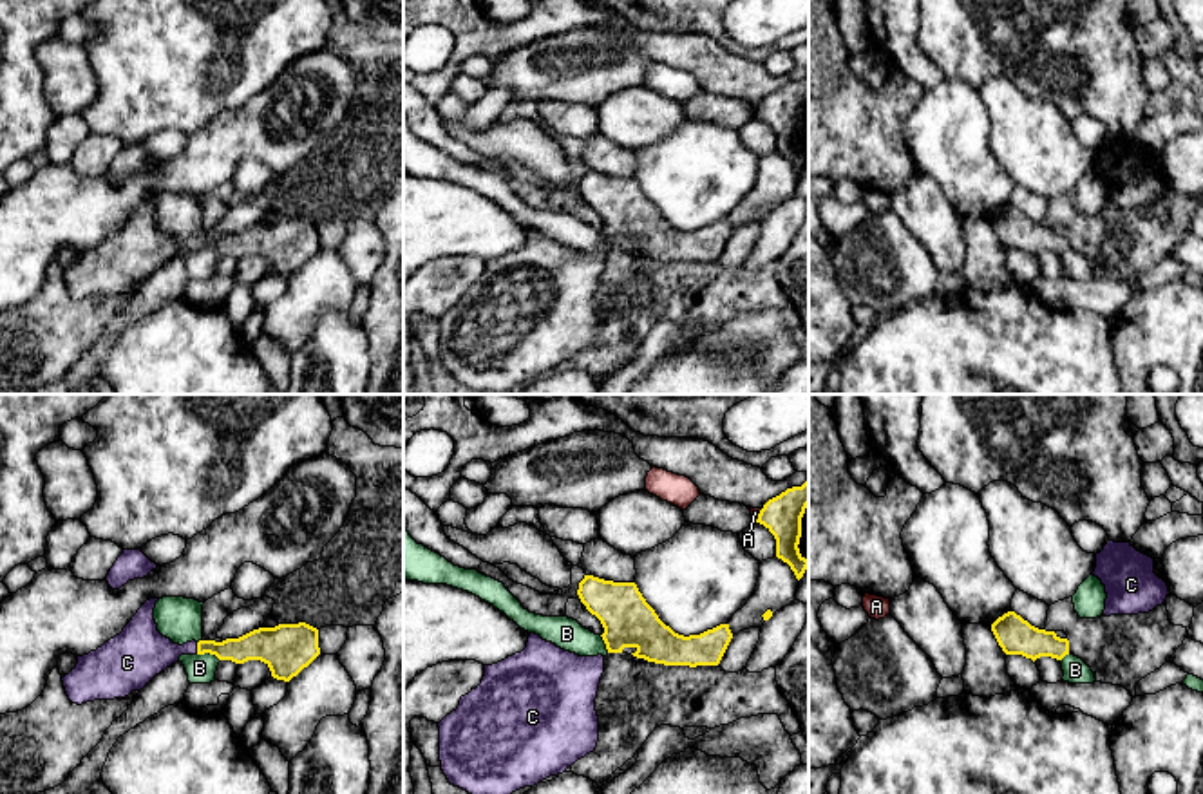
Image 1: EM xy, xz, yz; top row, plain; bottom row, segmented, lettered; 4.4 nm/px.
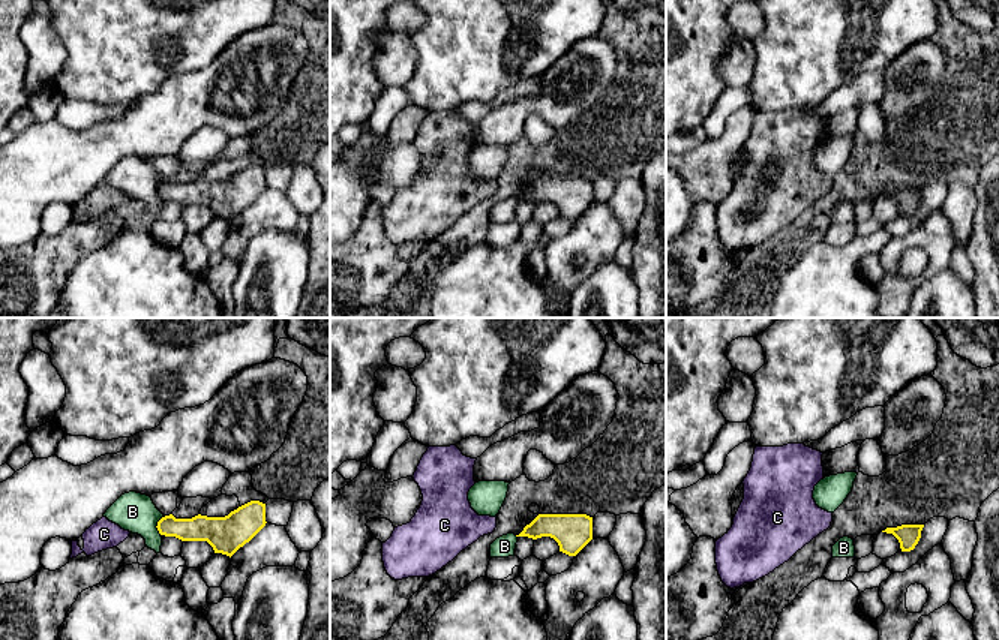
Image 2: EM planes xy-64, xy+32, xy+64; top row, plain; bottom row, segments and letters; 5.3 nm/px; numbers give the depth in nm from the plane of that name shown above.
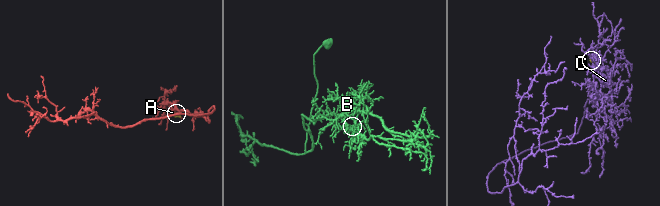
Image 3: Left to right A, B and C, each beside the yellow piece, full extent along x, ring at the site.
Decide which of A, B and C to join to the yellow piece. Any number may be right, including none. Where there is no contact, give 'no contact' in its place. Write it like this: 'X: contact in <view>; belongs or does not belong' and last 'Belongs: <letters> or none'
A: contact in xz; does not belong
B: contact in xy; does not belong
C: contact in xy; belongs
Belongs: C

